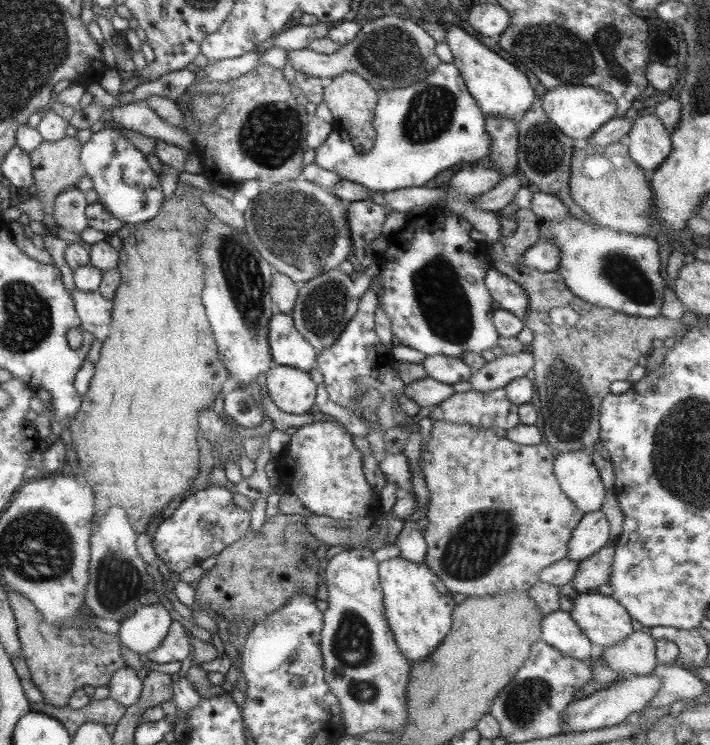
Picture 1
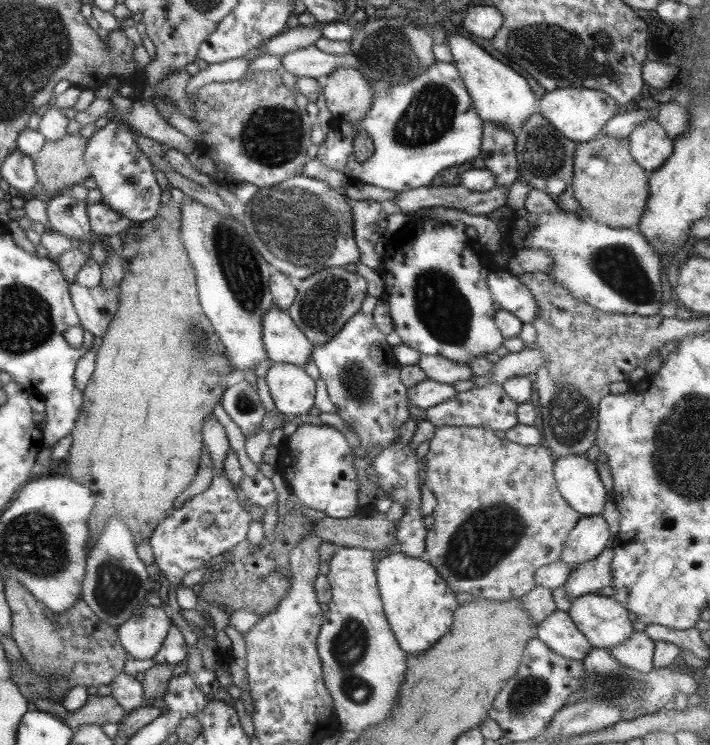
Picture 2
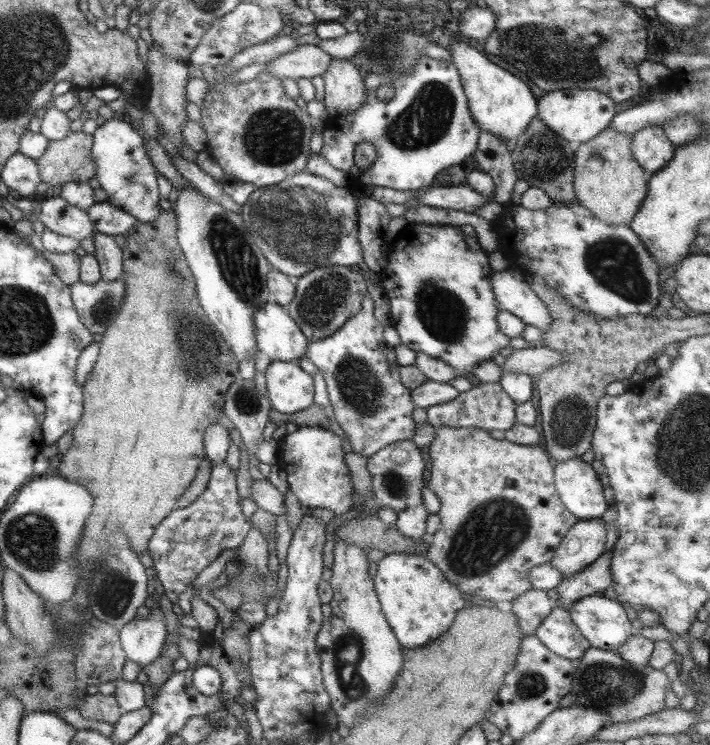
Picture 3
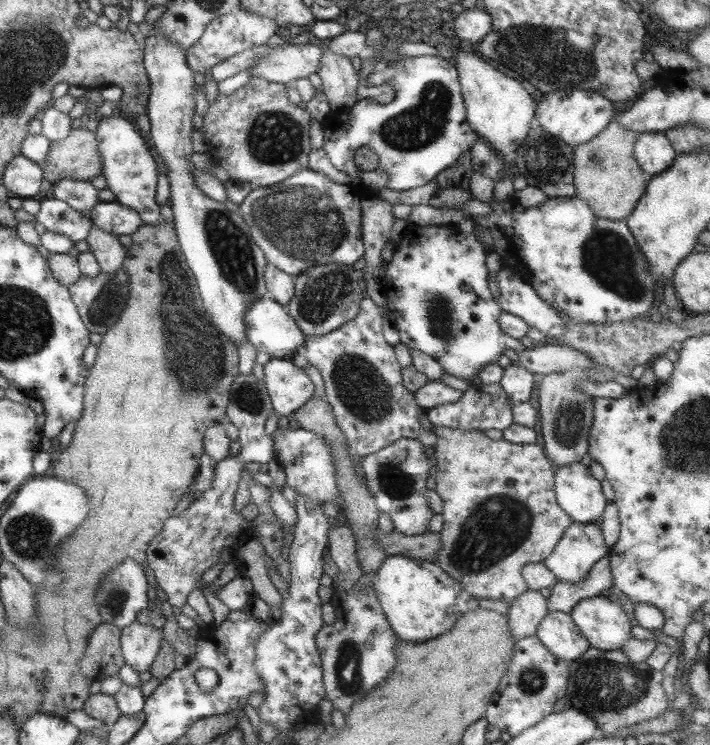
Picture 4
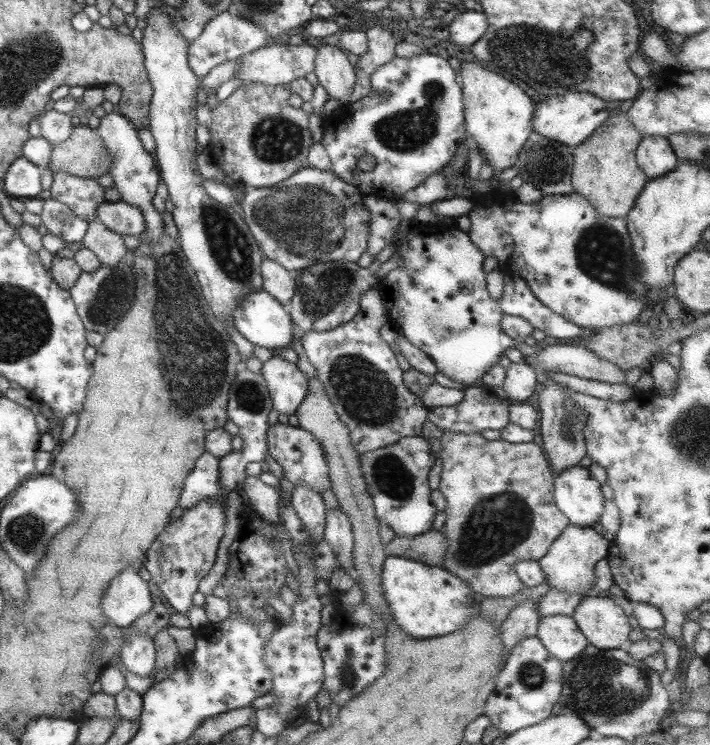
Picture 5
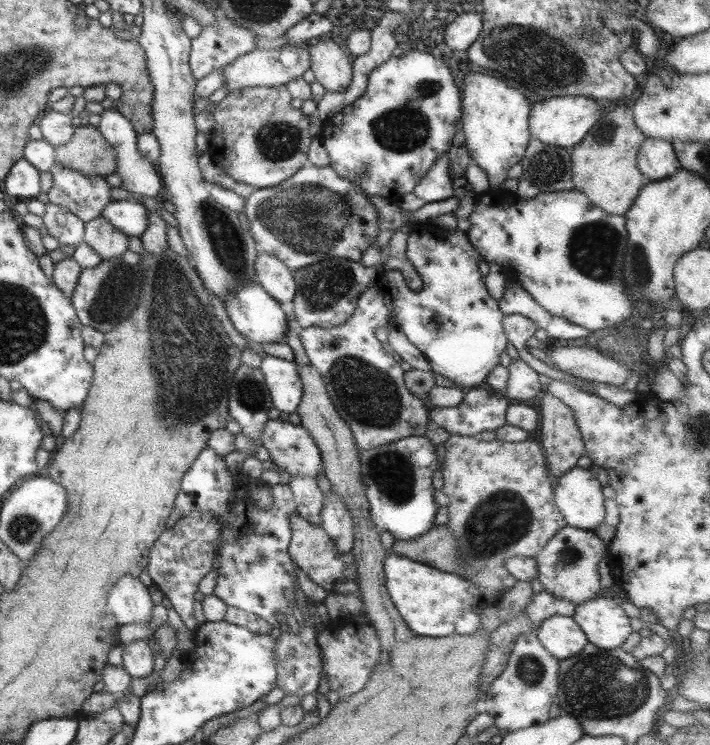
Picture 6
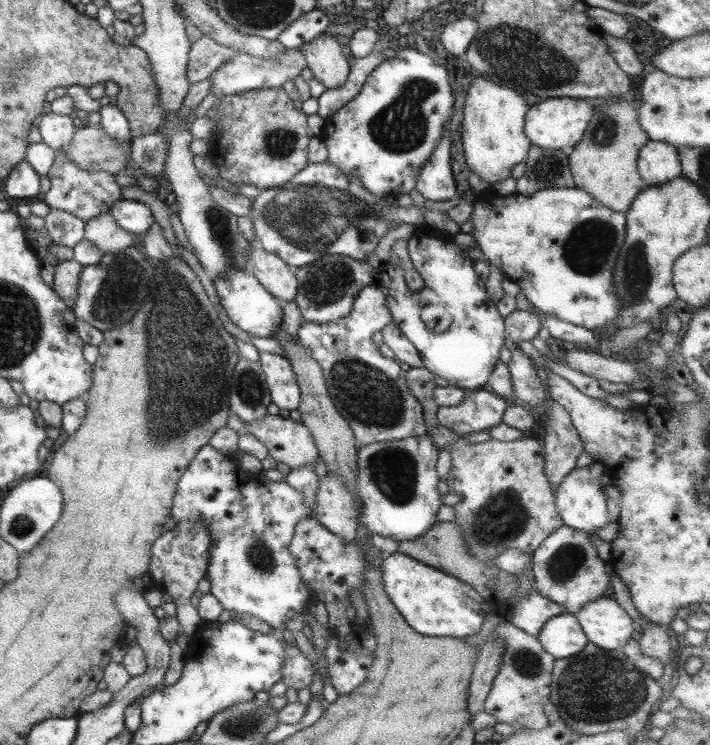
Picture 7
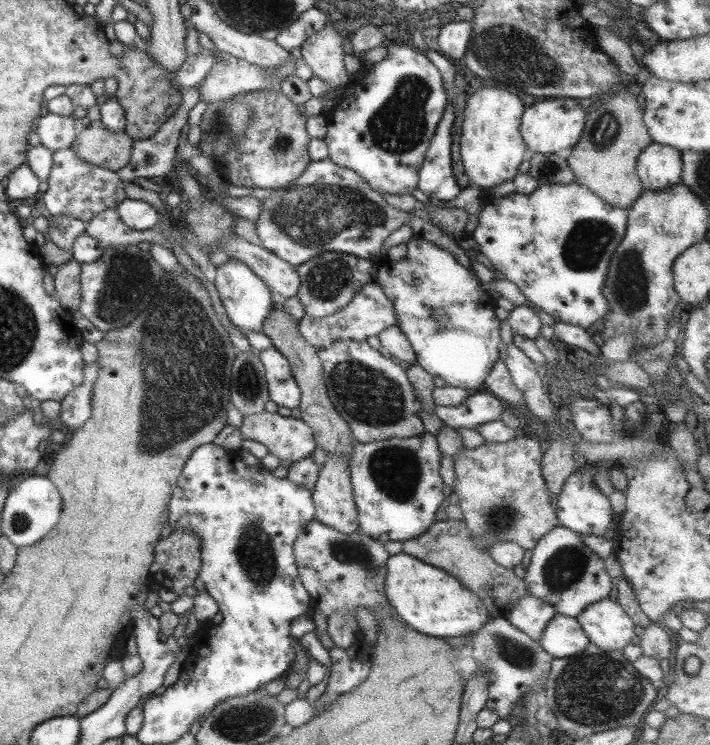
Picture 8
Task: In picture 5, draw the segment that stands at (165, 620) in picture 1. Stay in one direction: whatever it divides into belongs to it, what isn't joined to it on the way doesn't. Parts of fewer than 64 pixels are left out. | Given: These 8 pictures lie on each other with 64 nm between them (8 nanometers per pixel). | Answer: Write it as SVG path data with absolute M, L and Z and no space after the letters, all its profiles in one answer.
M128 634L122 638L118 656L130 674L147 676L154 670L155 645L149 636Z

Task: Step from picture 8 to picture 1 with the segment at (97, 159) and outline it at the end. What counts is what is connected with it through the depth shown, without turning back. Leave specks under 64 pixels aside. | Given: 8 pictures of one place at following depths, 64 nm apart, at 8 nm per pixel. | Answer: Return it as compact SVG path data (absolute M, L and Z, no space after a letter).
M64 137L62 140L55 142L40 141L39 146L28 154L30 159L30 166L32 167L33 186L37 189L37 193L34 193L34 198L39 200L41 204L41 212L43 212L43 231L41 237L57 237L62 234L59 229L56 220L53 216L53 200L55 196L61 194L61 192L67 189L75 188L75 184L84 171L79 161L79 152L81 151L81 144L76 138Z

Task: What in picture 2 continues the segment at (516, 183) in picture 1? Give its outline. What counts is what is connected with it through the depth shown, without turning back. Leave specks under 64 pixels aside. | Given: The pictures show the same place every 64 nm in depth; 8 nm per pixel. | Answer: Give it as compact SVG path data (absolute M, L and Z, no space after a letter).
M443 186L429 188L412 188L396 192L393 204L402 213L411 213L423 208L449 207L472 215L489 214L491 210L503 206L507 202L505 187L493 187L487 192L471 192L463 186Z

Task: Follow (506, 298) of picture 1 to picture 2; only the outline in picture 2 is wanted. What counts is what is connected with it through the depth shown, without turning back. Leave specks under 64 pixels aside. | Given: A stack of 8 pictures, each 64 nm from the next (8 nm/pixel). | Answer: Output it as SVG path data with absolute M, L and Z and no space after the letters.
M494 268L487 275L486 283L497 308L510 312L522 323L532 324L537 315L537 304L516 275Z

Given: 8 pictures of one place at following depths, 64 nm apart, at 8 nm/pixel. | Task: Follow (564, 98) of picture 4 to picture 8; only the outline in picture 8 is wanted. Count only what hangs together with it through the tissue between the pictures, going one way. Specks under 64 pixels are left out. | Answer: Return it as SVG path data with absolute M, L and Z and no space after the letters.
M567 98L543 100L533 106L525 106L520 119L519 133L521 133L526 148L532 153L565 155L571 152L577 144L585 120L586 113L575 100L567 100Z

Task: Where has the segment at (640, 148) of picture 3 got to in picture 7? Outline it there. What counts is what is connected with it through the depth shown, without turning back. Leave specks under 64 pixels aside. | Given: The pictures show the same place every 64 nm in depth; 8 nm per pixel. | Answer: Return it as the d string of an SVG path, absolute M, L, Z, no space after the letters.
M652 140L639 150L636 168L646 186L666 183L681 174L676 148Z

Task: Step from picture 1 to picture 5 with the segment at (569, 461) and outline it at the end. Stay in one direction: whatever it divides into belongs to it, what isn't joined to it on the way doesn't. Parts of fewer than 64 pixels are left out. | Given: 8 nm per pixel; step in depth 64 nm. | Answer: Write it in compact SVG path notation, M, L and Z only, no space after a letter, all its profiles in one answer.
M569 467L554 477L553 503L567 517L568 524L591 527L603 511L600 487L587 468Z

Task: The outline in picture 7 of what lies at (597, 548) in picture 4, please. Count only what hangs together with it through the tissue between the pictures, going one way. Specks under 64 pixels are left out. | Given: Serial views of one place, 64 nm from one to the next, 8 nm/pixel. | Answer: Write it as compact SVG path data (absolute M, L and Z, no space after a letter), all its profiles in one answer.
M565 525L560 526L545 540L541 540L541 544L532 552L531 559L535 592L562 606L563 612L574 615L583 604L604 597L609 578L604 570L604 562L597 557L590 535Z

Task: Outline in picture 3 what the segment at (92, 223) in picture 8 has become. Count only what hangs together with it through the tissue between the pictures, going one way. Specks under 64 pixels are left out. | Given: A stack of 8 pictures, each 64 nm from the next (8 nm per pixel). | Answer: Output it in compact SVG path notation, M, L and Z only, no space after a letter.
M100 233L93 234L93 256L98 262L100 280L107 282L122 276L121 248L109 237Z

